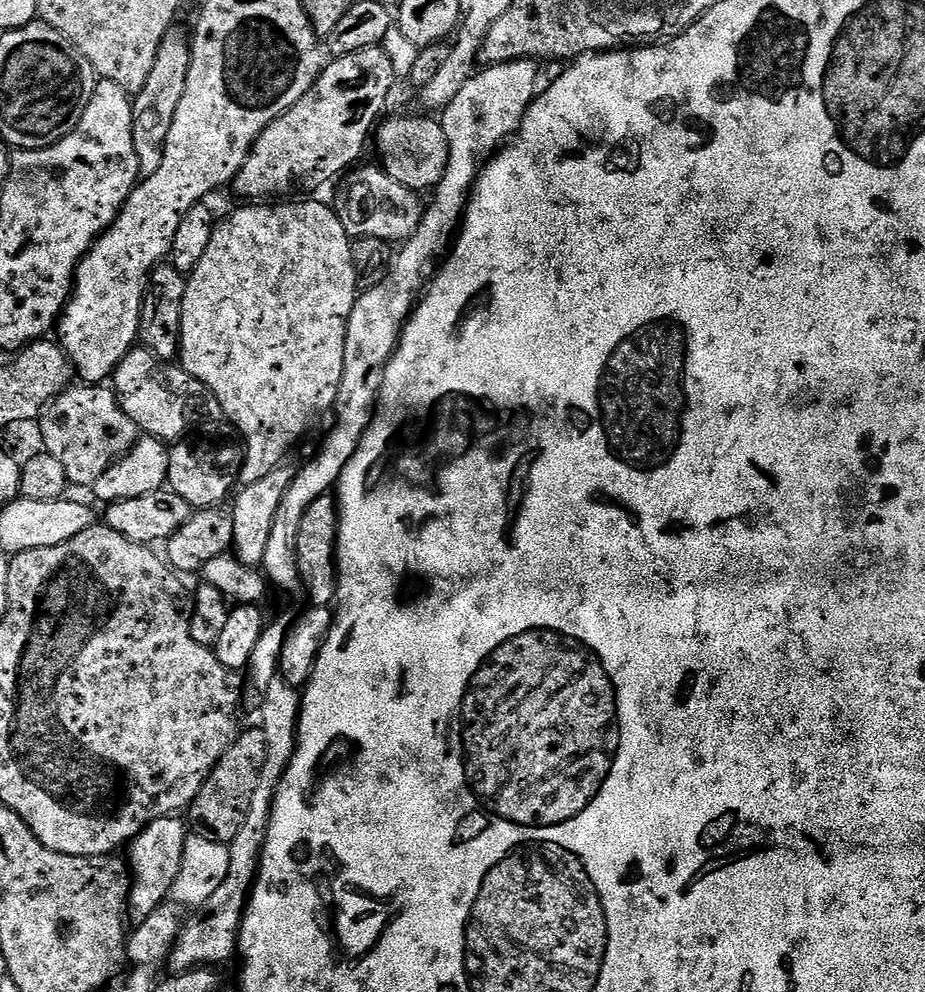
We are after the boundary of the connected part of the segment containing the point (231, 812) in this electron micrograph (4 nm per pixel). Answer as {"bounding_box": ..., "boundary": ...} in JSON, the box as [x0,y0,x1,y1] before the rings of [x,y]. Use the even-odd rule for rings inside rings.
{"bounding_box":[186,726,266,844],"boundary":[[[253,726],[252,729],[241,731],[235,742],[222,754],[218,766],[206,778],[202,790],[194,798],[187,809],[186,820],[191,831],[202,838],[210,838],[210,842],[229,844],[238,834],[242,822],[246,822],[246,810],[250,810],[250,798],[254,788],[258,786],[258,776],[262,774],[262,762],[266,762],[266,734],[264,729]]]}

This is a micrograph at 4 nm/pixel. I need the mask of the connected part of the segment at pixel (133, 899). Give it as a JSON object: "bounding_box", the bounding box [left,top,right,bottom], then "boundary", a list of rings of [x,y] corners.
{"bounding_box":[127,816,189,920],"boundary":[[[163,816],[150,822],[150,826],[143,828],[127,845],[132,877],[128,907],[133,917],[136,915],[140,920],[150,918],[150,914],[154,914],[154,910],[158,910],[171,897],[174,882],[178,882],[178,870],[182,870],[182,854],[189,835],[189,825],[183,819]]]}

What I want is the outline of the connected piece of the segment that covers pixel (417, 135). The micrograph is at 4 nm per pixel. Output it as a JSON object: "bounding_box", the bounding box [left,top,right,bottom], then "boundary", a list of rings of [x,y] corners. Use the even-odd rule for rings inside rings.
{"bounding_box":[374,116,448,194],"boundary":[[[390,116],[374,132],[374,148],[376,144],[380,151],[379,167],[410,190],[421,194],[435,190],[438,182],[442,182],[442,174],[446,174],[448,161],[448,143],[439,119],[432,117],[431,120],[428,116]]]}

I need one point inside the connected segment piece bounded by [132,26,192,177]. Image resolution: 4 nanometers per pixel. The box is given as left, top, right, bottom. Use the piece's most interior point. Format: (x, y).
(153, 108)

